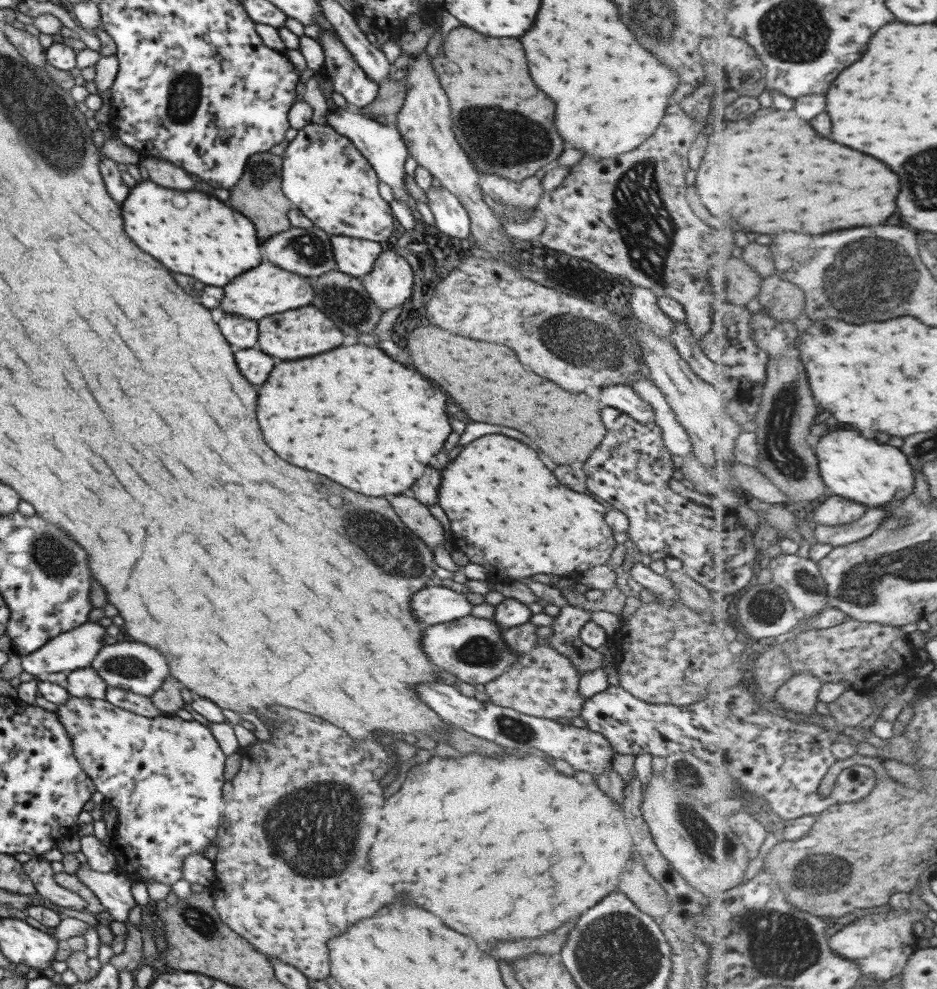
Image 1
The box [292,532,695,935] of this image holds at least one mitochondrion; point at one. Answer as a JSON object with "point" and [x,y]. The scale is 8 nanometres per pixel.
{"point":[477,651]}

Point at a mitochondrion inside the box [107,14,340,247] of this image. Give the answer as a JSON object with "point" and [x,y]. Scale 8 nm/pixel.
{"point":[185,92]}

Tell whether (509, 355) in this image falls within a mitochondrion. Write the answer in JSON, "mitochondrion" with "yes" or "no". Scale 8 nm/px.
{"mitochondrion":"no"}

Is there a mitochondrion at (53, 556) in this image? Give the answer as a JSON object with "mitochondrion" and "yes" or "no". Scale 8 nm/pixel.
{"mitochondrion":"yes"}

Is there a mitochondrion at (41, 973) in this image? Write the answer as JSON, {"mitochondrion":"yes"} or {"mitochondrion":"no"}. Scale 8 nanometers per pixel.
{"mitochondrion":"no"}

